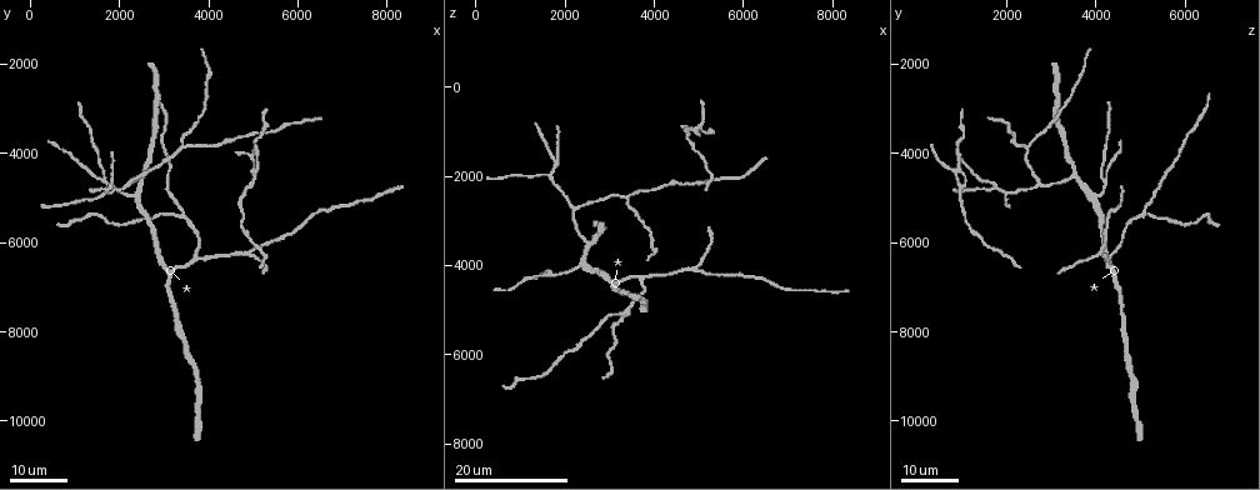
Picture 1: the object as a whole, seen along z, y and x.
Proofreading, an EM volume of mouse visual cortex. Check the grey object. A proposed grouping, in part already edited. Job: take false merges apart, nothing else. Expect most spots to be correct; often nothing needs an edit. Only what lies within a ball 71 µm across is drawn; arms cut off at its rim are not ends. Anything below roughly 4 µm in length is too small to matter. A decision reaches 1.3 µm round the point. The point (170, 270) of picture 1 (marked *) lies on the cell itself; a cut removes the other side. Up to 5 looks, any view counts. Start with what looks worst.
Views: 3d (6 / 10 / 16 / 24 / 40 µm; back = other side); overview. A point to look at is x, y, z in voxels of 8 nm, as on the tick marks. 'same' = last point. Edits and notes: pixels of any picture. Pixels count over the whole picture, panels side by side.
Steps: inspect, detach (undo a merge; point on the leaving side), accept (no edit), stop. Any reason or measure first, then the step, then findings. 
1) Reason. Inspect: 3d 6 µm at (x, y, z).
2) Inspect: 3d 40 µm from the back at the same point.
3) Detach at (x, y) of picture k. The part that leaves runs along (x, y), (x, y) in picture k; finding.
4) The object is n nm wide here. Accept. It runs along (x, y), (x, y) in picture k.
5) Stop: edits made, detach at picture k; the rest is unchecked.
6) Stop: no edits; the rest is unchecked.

Inspect: 3d 24 µm at (2350, 4950, 4000).

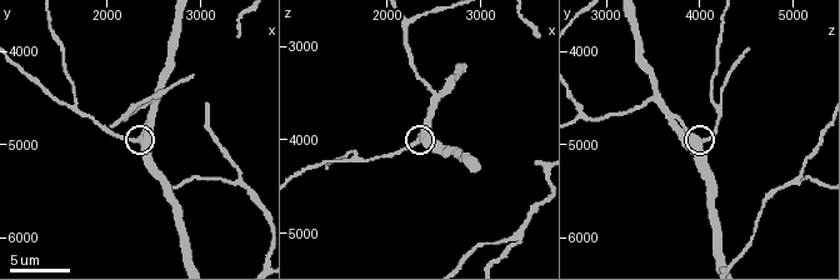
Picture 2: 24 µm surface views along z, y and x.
Inspect: 3d 10 µm at the same point.

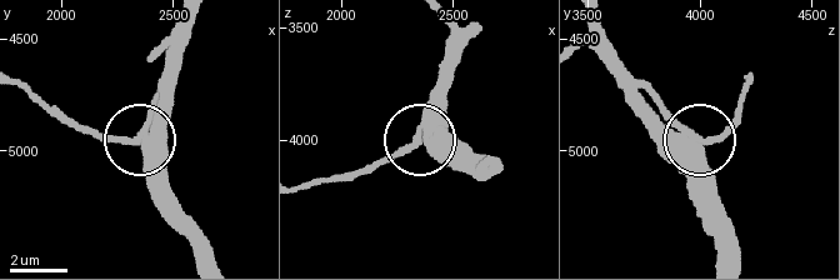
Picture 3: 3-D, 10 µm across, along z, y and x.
Accept. One cell here.

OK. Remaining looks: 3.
Three-way junction. Inspect: 3d 16 µm at (5050, 4350, 850).

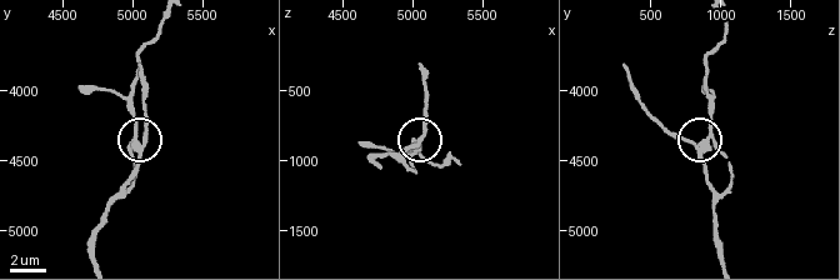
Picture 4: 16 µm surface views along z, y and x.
Zoom in. Inspect: 3d 10 µm at (5060, 4400, 840).

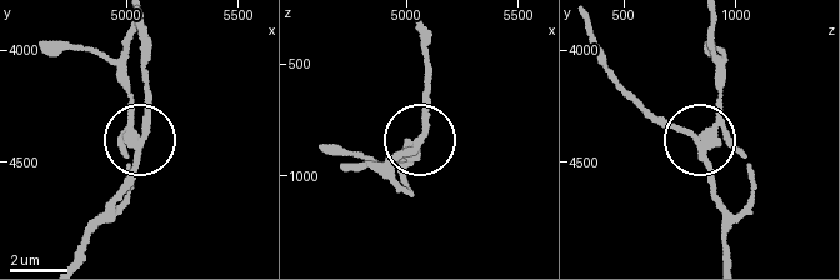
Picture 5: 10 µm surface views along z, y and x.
The object is 270 nm wide here. Accept. One cell here.

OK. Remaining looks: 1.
A fork. Inspect: 3d 16 µm at (1650, 4600, 4150).

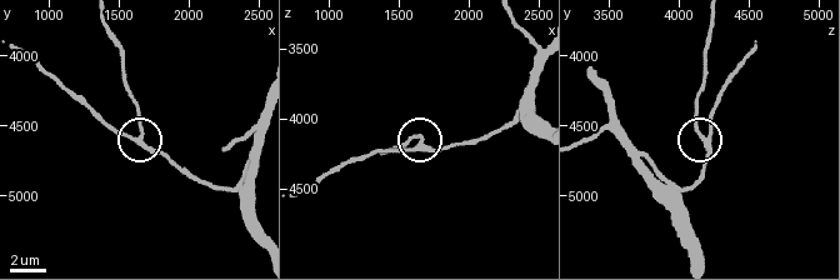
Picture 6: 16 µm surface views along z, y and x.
The object is 210 nm wide here. Accept. One cell here.

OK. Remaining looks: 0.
Stop: no edits; the rest is unchecked.

